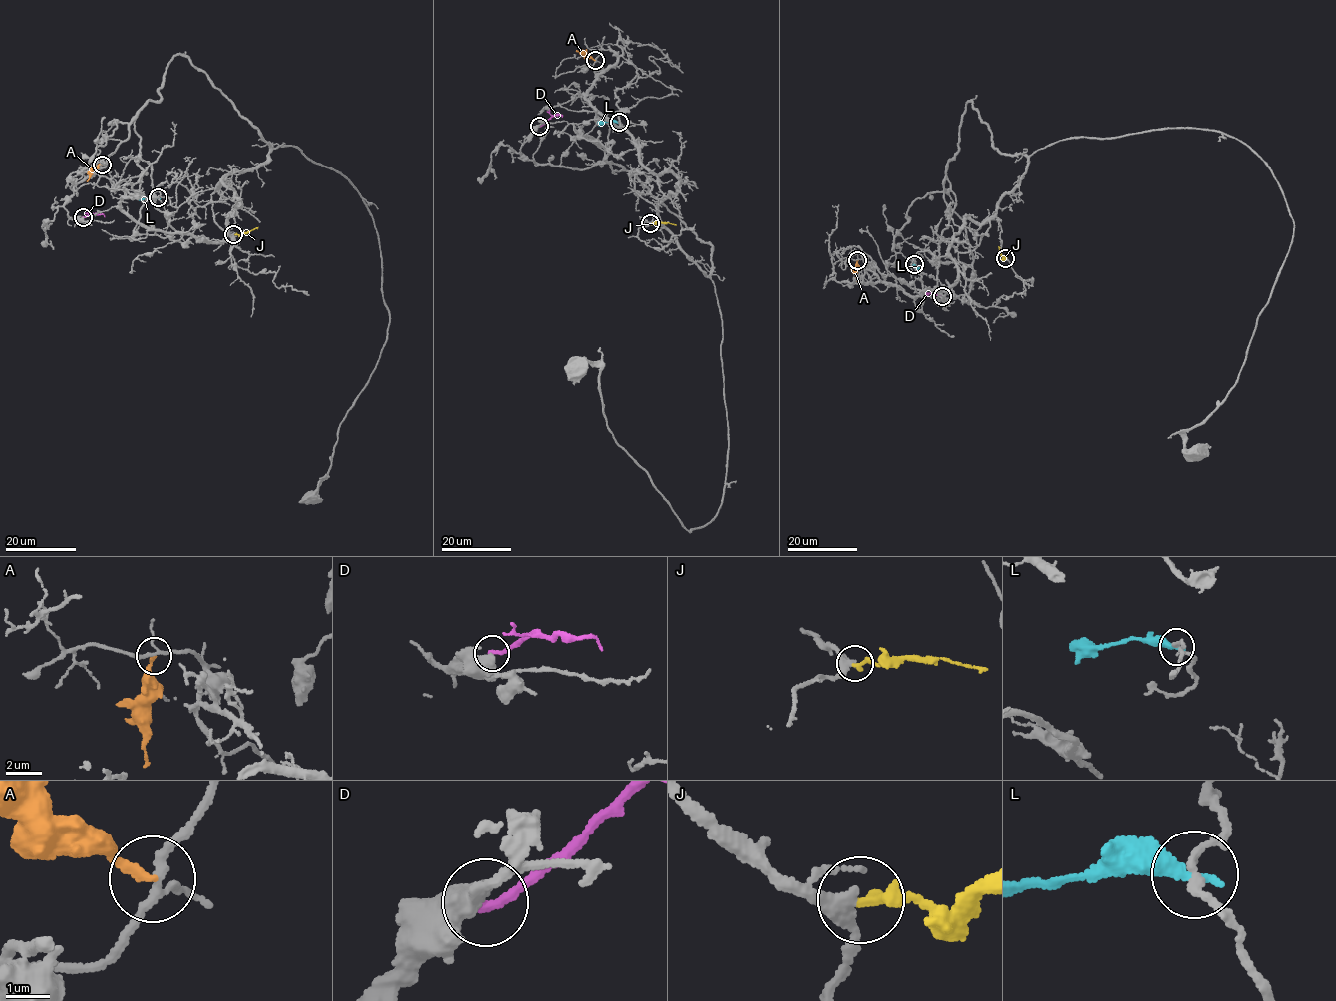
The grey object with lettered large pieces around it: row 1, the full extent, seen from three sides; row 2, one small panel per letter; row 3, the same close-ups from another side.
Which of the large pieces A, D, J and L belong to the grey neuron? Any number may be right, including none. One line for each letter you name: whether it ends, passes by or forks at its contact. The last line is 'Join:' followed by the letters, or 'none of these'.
J: it ends
Join: J

